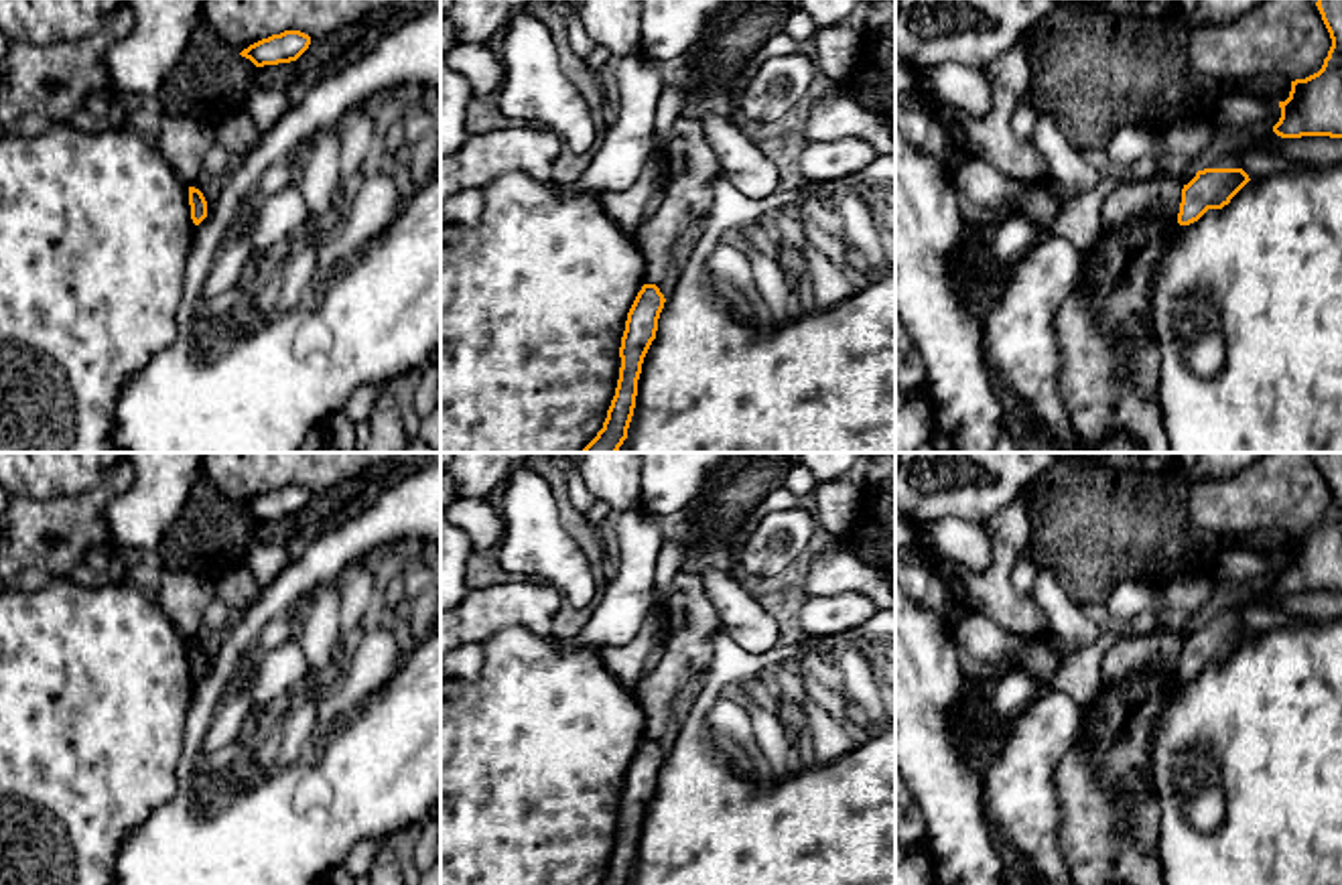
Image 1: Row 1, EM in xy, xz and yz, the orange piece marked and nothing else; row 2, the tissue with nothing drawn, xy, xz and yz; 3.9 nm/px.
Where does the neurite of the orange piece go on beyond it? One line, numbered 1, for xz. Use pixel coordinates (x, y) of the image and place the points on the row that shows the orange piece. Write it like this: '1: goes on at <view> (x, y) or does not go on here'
1: does not go on here

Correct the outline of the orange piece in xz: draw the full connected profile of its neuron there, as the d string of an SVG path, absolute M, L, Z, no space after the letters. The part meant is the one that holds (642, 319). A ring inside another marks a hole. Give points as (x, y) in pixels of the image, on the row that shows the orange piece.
M644 284L638 292L627 313L625 331L621 337L621 367L615 396L607 410L603 428L583 449L583 453L617 453L627 438L627 428L635 408L642 363L652 341L656 339L658 319L664 302L666 298L656 284Z

